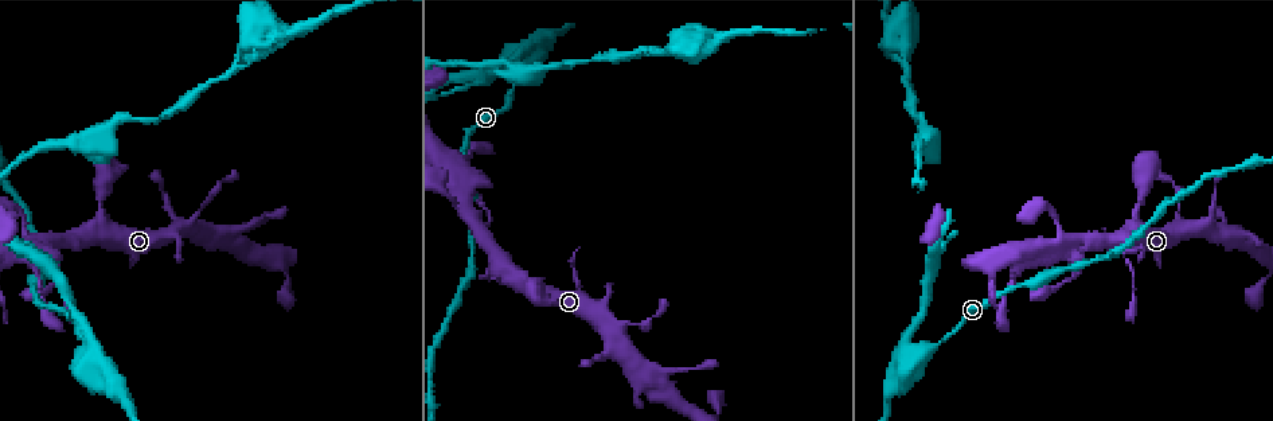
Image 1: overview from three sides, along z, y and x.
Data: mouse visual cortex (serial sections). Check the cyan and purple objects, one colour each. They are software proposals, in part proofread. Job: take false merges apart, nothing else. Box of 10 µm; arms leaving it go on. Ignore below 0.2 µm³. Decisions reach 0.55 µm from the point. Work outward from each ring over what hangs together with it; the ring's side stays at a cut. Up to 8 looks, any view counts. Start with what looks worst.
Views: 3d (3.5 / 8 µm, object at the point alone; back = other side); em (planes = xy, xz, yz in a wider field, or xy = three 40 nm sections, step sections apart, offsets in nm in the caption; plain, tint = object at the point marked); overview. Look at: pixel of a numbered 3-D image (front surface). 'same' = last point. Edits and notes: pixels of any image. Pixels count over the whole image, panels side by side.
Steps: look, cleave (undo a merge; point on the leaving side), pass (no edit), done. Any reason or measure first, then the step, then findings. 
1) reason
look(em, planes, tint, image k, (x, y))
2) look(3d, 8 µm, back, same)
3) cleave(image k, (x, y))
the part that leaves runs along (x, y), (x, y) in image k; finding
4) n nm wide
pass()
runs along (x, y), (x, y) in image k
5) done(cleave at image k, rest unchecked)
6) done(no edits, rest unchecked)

branch point
look(3d, 3.5 µm, image 1, (91, 355))

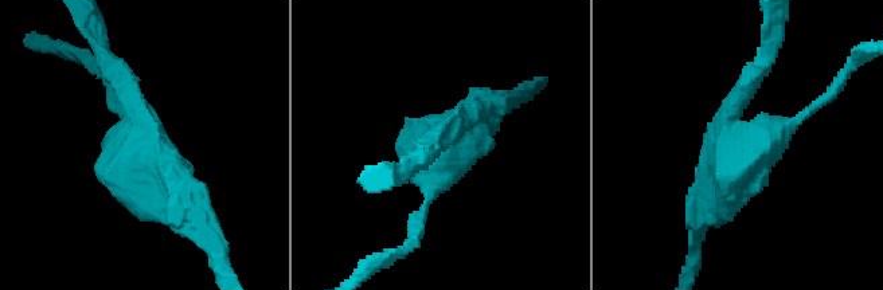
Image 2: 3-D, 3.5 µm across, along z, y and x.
look(em, planes, tint, image 2, (738, 143))

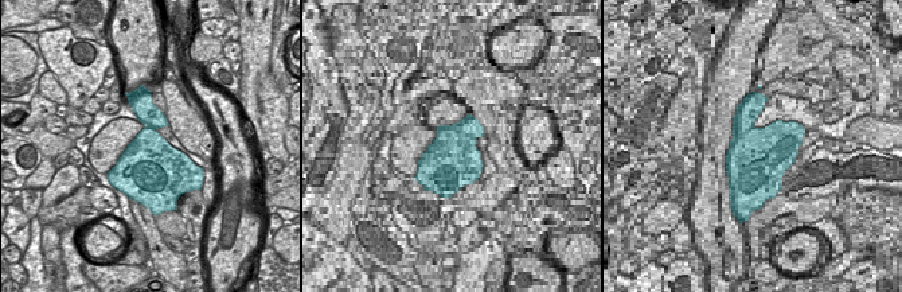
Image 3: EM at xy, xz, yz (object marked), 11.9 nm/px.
look(em, xy, step 3, tint, same)

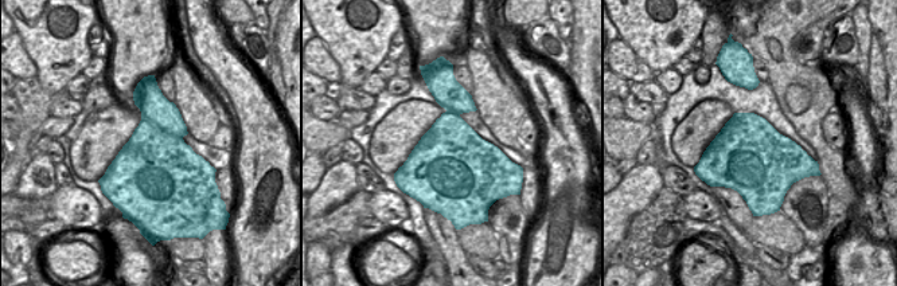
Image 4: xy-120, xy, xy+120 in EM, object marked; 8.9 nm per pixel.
cleave(image 2, (746, 81))
the part that leaves runs along (731, 121), (776, 30) in image 2; a second cell is stuck on

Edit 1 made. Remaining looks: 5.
three arms meet
look(3d, 8 µm, image 1, (1136, 226))

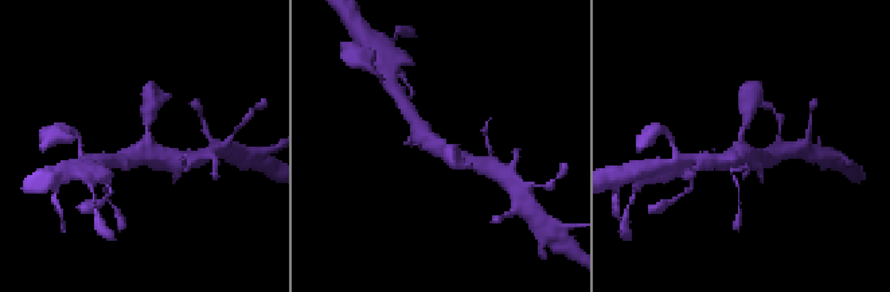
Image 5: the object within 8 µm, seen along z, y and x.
3 arms; arms of 250, 450, 450 nm; shape alone is not enough
look(em, xy, step 3, tint, same)

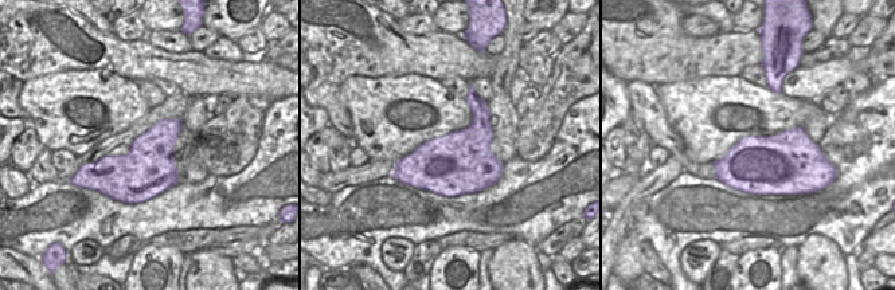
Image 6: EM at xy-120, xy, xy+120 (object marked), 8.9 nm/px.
pass()
runs along (175, 160), (145, 155), (149, 109) in image 5; one cell here

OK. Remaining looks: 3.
thin neck
look(3d, 3.5 µm, image 1, (38, 239))

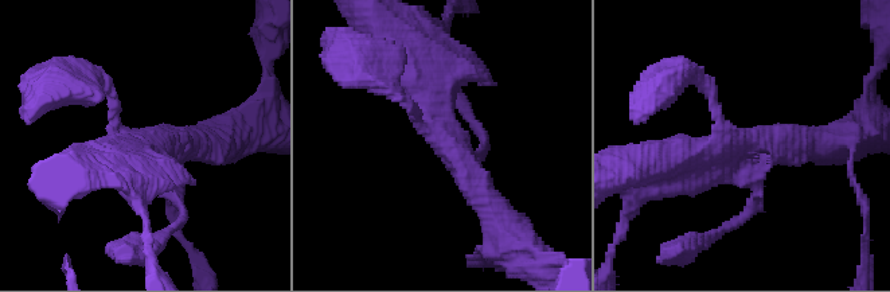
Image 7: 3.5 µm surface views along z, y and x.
look(em, planes, plain, image 7, (440, 130))

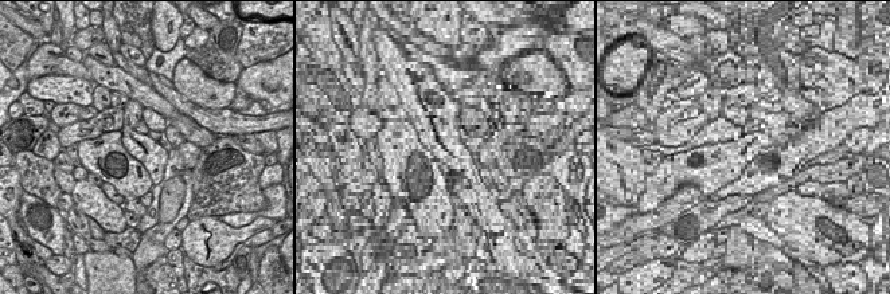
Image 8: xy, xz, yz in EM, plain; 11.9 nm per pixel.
with the object marked
look(em, planes, tint, same)

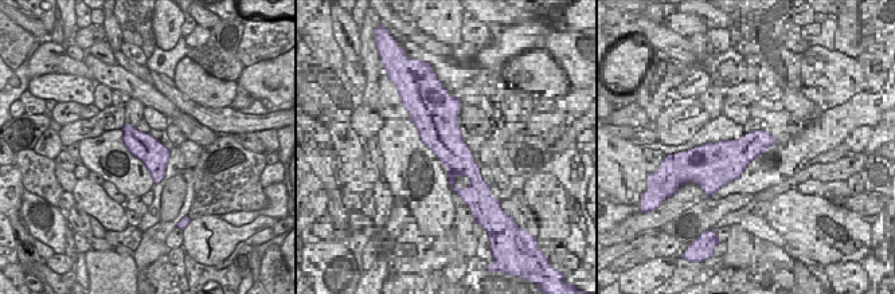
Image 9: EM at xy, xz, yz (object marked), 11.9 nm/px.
3 arms
pass()
runs along (486, 198), (408, 53) in image 7; one cell here

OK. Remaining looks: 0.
done(cleave at image 2, rest unchecked)

